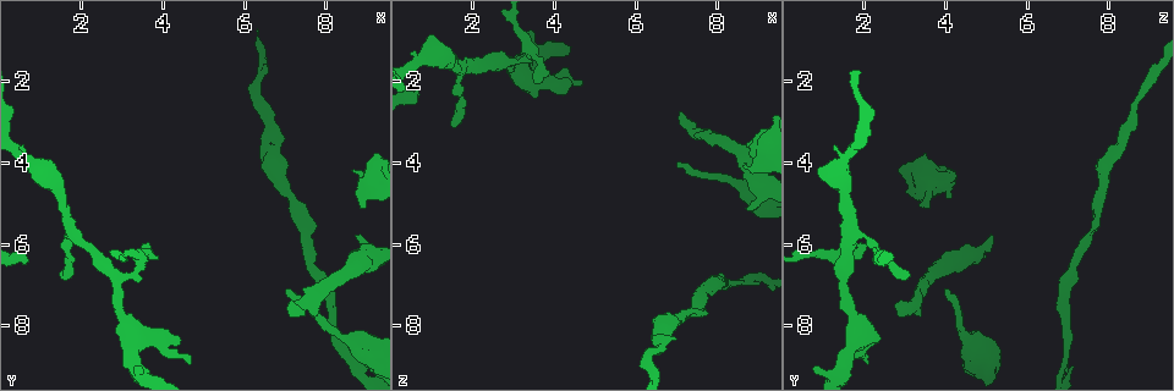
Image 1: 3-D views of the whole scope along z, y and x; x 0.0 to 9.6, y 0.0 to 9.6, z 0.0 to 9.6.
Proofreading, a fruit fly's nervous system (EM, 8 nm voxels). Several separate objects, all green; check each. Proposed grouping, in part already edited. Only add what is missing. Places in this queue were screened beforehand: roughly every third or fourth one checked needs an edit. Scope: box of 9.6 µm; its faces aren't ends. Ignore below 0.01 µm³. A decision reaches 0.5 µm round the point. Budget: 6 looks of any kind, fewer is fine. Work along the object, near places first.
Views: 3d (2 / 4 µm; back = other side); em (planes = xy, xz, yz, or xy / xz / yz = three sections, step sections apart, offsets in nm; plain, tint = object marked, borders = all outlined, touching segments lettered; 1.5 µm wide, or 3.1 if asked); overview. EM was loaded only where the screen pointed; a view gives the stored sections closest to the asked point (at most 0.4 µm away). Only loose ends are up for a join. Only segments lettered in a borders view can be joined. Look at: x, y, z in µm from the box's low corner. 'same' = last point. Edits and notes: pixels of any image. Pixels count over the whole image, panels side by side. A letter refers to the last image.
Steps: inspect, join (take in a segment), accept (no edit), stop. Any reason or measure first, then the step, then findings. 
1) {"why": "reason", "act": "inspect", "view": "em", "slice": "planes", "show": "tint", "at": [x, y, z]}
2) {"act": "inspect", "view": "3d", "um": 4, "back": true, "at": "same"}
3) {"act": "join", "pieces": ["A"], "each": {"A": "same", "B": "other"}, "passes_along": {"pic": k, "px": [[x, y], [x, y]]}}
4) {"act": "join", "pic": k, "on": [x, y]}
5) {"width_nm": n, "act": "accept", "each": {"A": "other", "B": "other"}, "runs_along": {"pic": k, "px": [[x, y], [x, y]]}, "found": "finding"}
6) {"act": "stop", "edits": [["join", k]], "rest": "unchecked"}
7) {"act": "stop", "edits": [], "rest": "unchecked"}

{"why": "branch stops here", "act": "inspect", "view": "em", "slice": "planes", "show": "borders", "at": [8.70, 5.75, 5.10]}

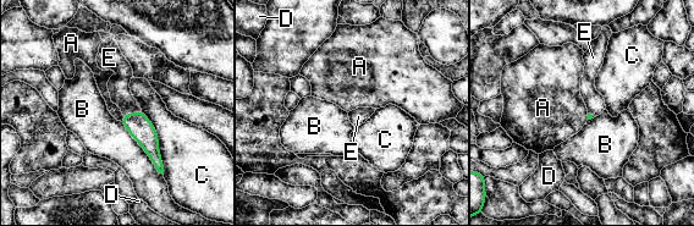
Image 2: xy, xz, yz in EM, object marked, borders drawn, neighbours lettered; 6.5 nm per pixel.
{"act": "join", "pieces": ["E"], "each": {"A": "other", "B": "other", "C": "other", "D": "other", "E": "same"}, "passes_along": {"pic": 2, "px": [[139, 127], [131, 114], [119, 84]]}, "found": "the cell continues"}

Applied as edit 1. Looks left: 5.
{"why": "redraw", "act": "inspect", "view": "overview"}

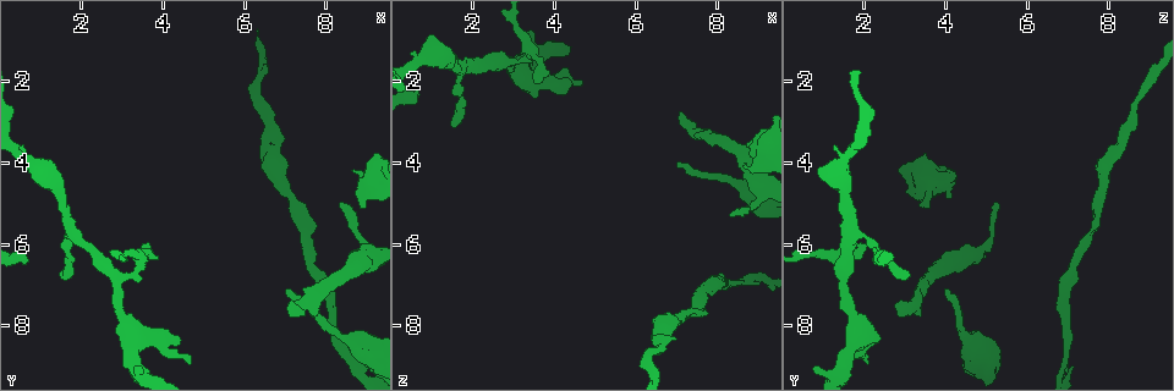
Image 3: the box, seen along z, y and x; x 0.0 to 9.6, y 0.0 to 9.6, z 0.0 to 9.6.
{"why": "an open end", "act": "inspect", "view": "3d", "um": 2, "at": [8.65, 4.20, 4.05]}

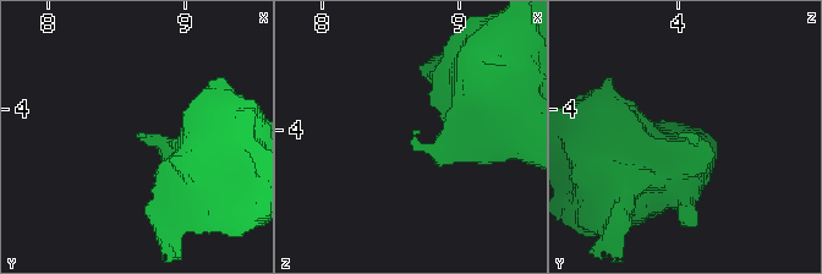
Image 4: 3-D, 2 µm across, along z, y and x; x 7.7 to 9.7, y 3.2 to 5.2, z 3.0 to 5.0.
{"why": "need the tissue", "act": "inspect", "view": "em", "slice": "planes", "show": "plain", "at": [8.66, 4.20, 4.00]}

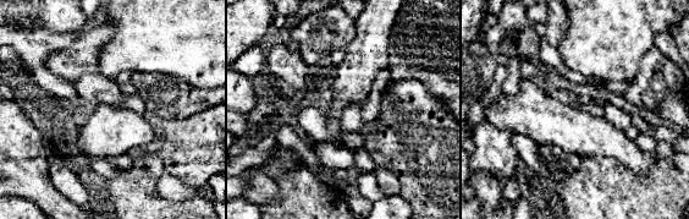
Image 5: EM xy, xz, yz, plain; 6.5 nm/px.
{"act": "inspect", "view": "em", "slice": "planes", "show": "borders", "at": "same"}

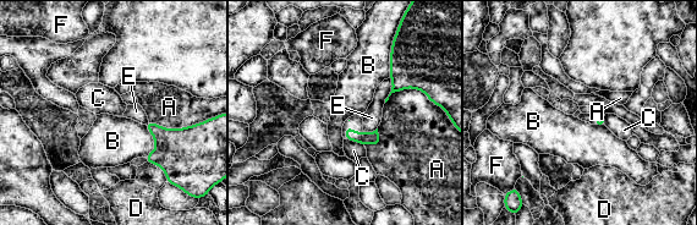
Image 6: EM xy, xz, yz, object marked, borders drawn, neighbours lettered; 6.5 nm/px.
{"act": "accept", "each": {"A": "other", "B": "other", "C": "other", "D": "other", "E": "other", "F": "other"}, "border": {"pic": 6, "px": [[143, 125], [155, 144], [144, 157]]}, "found": "none of them fits"}

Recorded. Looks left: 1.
{"act": "stop", "edits": [["join", 2]], "rest": "unchecked"}

